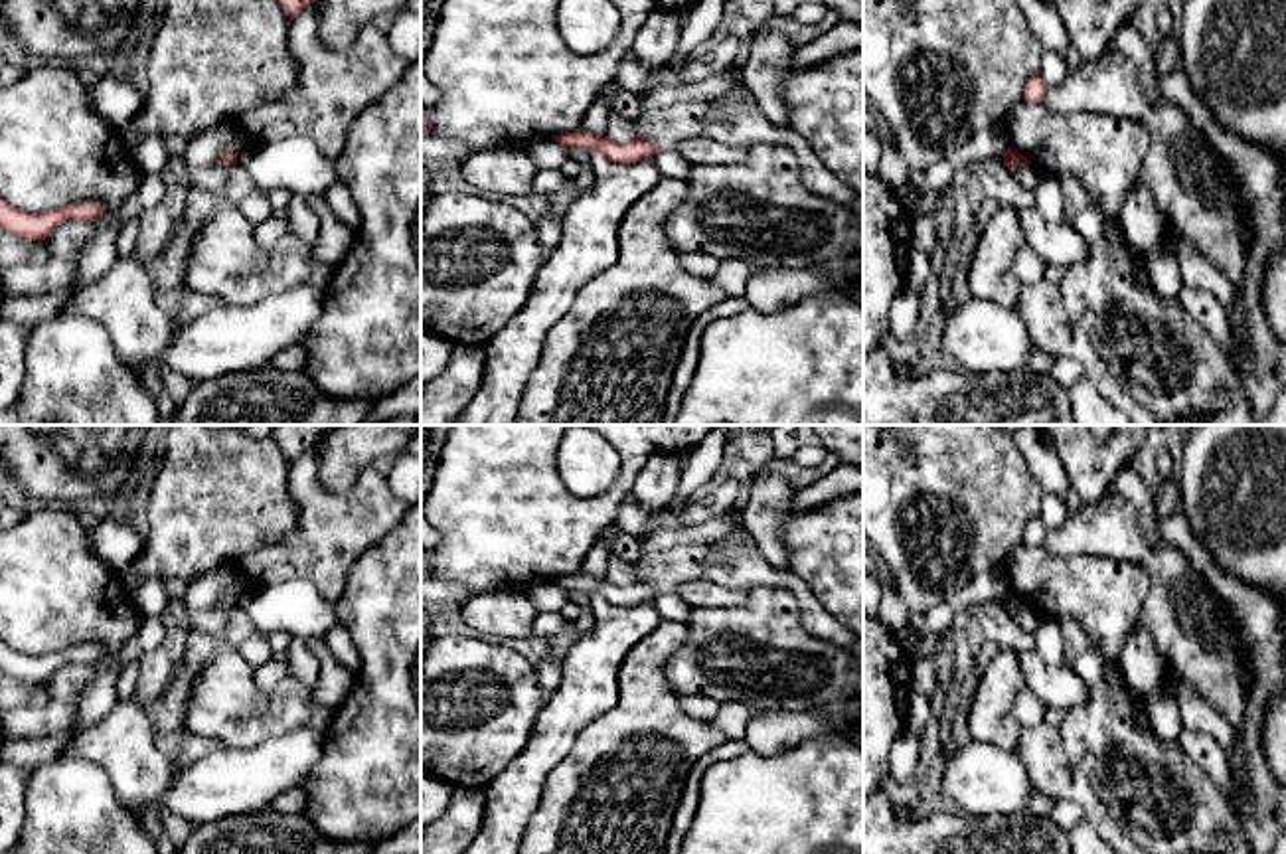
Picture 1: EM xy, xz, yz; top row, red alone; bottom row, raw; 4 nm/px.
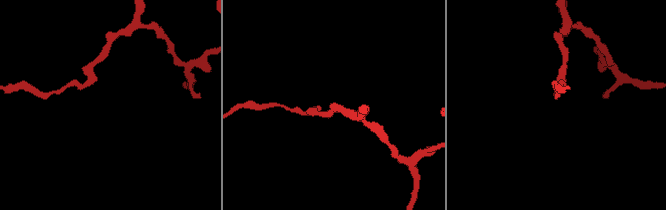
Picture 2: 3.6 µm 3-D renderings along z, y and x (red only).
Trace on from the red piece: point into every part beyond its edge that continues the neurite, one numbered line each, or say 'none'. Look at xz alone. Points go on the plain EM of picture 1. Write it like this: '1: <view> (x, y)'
none

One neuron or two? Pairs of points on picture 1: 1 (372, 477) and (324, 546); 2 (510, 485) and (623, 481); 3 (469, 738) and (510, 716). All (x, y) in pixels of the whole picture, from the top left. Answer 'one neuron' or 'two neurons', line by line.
1: one neuron
2: one neuron
3: one neuron

